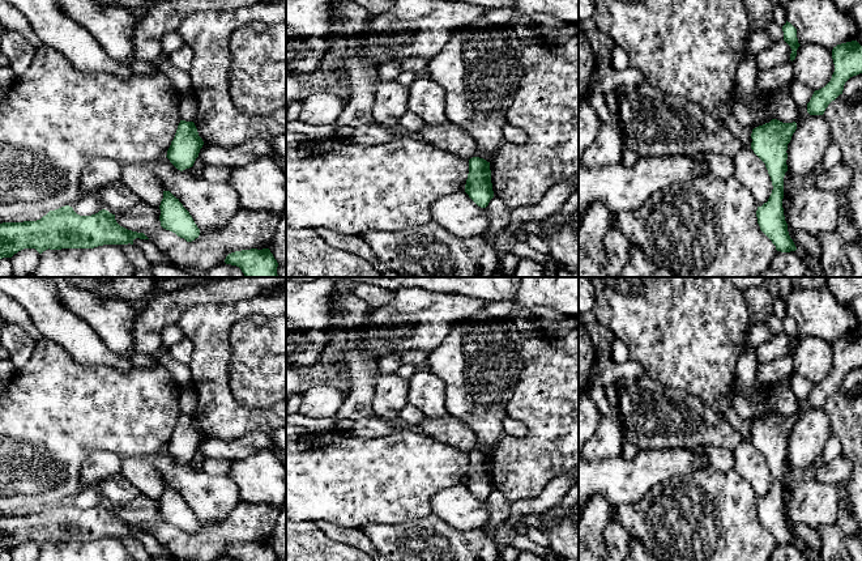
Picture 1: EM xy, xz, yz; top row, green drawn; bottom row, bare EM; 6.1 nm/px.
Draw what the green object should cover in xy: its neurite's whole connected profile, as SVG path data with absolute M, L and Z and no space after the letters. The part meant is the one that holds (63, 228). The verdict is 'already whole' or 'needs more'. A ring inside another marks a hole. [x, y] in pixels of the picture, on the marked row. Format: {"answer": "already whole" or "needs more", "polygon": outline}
{"answer": "already whole", "polygon": "M65 205L50 211L37 221L0 224L0 259L12 258L24 248L46 250L94 248L103 245L133 245L136 238L149 239L120 226L106 209L80 216Z"}

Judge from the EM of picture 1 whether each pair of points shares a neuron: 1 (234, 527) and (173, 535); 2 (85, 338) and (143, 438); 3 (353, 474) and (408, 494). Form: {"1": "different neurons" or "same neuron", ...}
{"1": "same neuron", "2": "different neurons", "3": "same neuron"}

